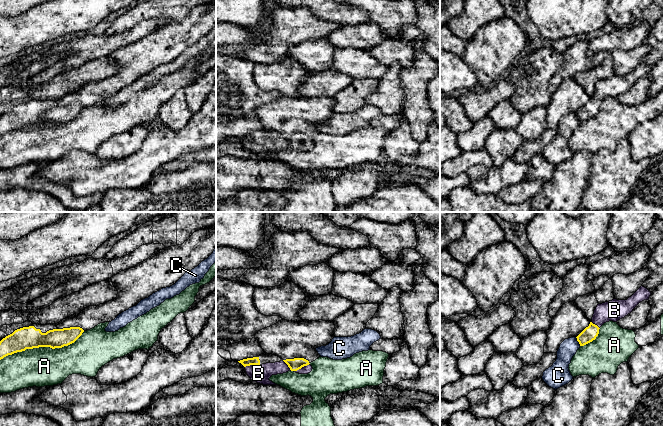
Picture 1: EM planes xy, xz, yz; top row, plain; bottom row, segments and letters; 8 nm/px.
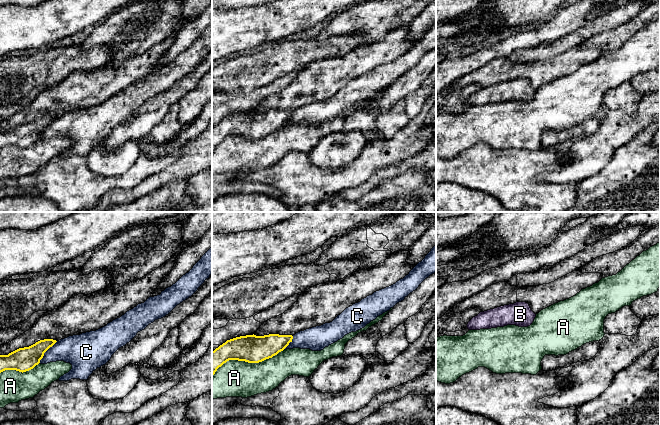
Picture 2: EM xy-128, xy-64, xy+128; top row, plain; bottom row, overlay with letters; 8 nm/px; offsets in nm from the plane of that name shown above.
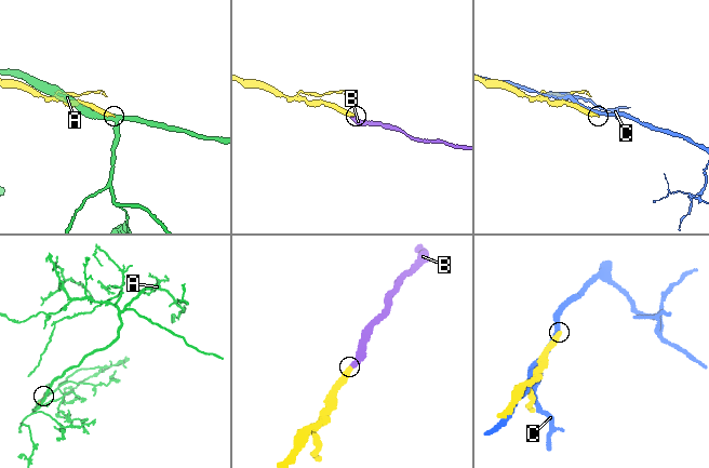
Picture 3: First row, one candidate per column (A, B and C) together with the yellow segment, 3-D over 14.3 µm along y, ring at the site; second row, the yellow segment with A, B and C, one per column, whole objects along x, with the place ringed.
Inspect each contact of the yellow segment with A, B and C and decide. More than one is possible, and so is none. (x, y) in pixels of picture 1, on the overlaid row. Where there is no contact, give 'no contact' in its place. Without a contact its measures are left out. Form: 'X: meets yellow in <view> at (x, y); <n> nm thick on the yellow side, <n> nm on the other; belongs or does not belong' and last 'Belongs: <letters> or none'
A: meets yellow in xy at (42, 346); 180 nm thick on the yellow side, 320 nm on the other; does not belong
B: meets yellow in xz at (252, 364); 60 nm thick on the yellow side, 140 nm on the other; belongs
C: meets yellow in yz at (577, 340); 120 nm thick on the yellow side, 140 nm on the other; does not belong
Belongs: B

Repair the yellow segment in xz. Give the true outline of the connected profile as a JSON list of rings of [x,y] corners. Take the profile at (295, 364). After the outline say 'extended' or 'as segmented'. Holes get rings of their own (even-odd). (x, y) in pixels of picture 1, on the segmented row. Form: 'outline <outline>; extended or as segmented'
outline [[[304,358],[286,359],[283,361],[288,365],[291,371],[297,371],[310,364],[309,361]]]; as segmented

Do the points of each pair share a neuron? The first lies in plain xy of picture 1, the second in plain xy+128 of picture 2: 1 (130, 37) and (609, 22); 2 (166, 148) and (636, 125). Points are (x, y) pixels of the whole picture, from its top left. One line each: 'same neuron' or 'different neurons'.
1: same neuron
2: same neuron

